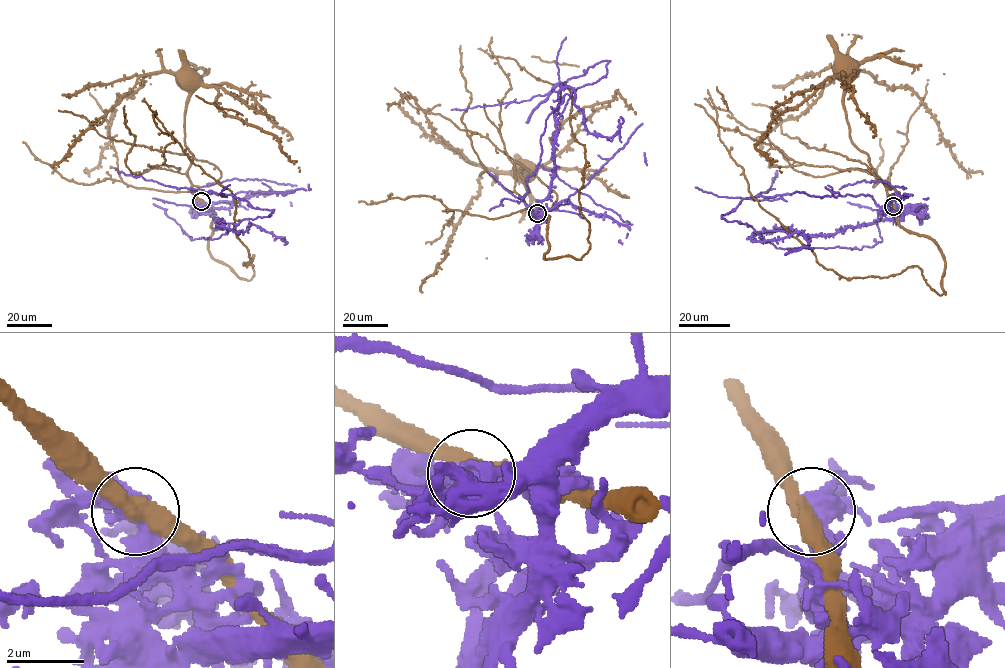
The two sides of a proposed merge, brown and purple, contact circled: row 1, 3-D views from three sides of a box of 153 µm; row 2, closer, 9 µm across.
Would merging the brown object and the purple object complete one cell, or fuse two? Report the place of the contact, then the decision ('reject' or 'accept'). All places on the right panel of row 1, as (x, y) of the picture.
(893, 206) | reject

